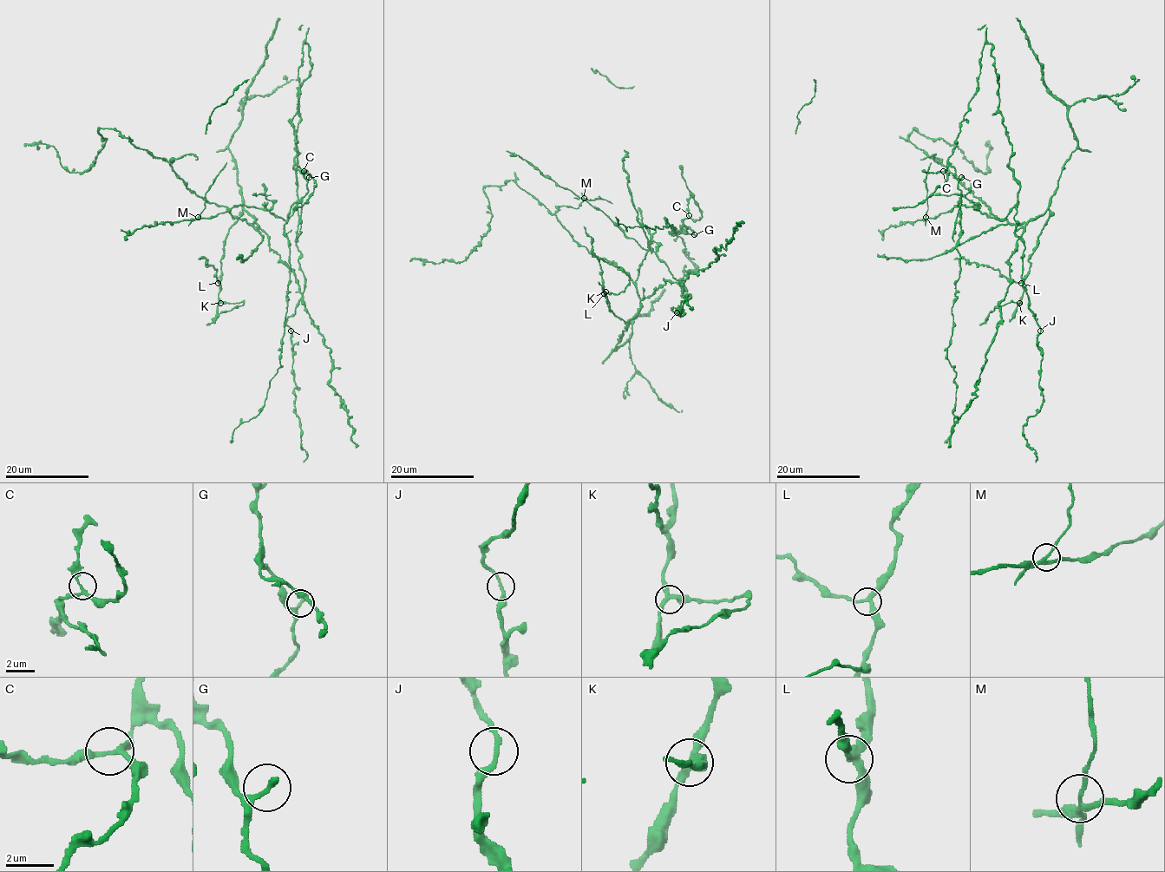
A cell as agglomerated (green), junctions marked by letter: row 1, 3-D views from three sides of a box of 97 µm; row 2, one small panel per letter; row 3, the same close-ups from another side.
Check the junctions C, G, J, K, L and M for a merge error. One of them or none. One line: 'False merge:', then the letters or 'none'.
False merge: M

